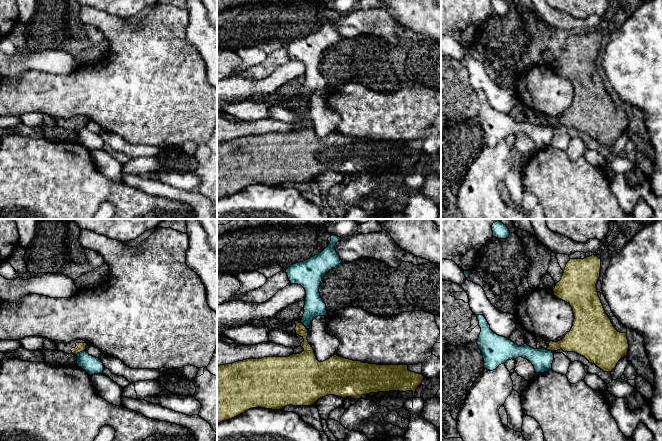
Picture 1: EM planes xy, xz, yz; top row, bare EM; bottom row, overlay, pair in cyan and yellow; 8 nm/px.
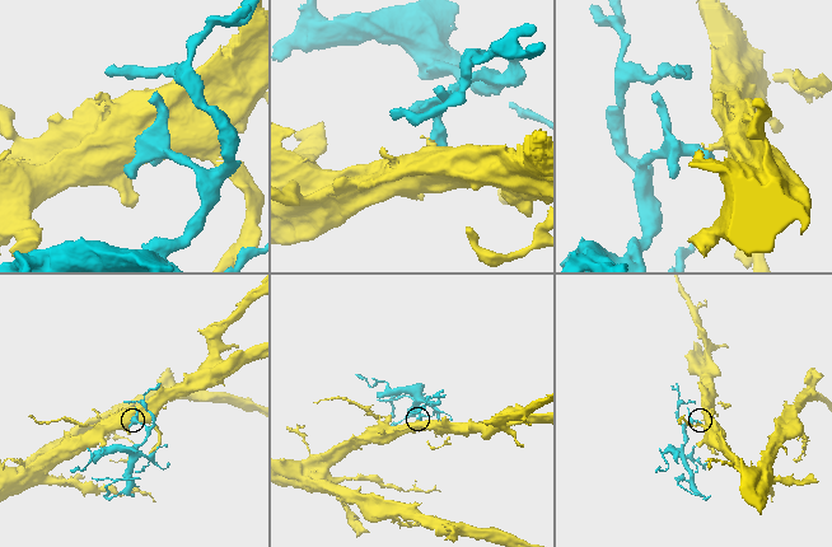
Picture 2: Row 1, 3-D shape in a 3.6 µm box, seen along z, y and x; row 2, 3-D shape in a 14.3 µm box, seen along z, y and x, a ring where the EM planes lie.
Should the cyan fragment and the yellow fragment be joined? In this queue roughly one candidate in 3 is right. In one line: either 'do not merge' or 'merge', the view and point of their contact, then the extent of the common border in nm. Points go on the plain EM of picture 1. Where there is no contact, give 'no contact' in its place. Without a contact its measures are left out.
do not merge | xy (80, 128) | 80 nm

